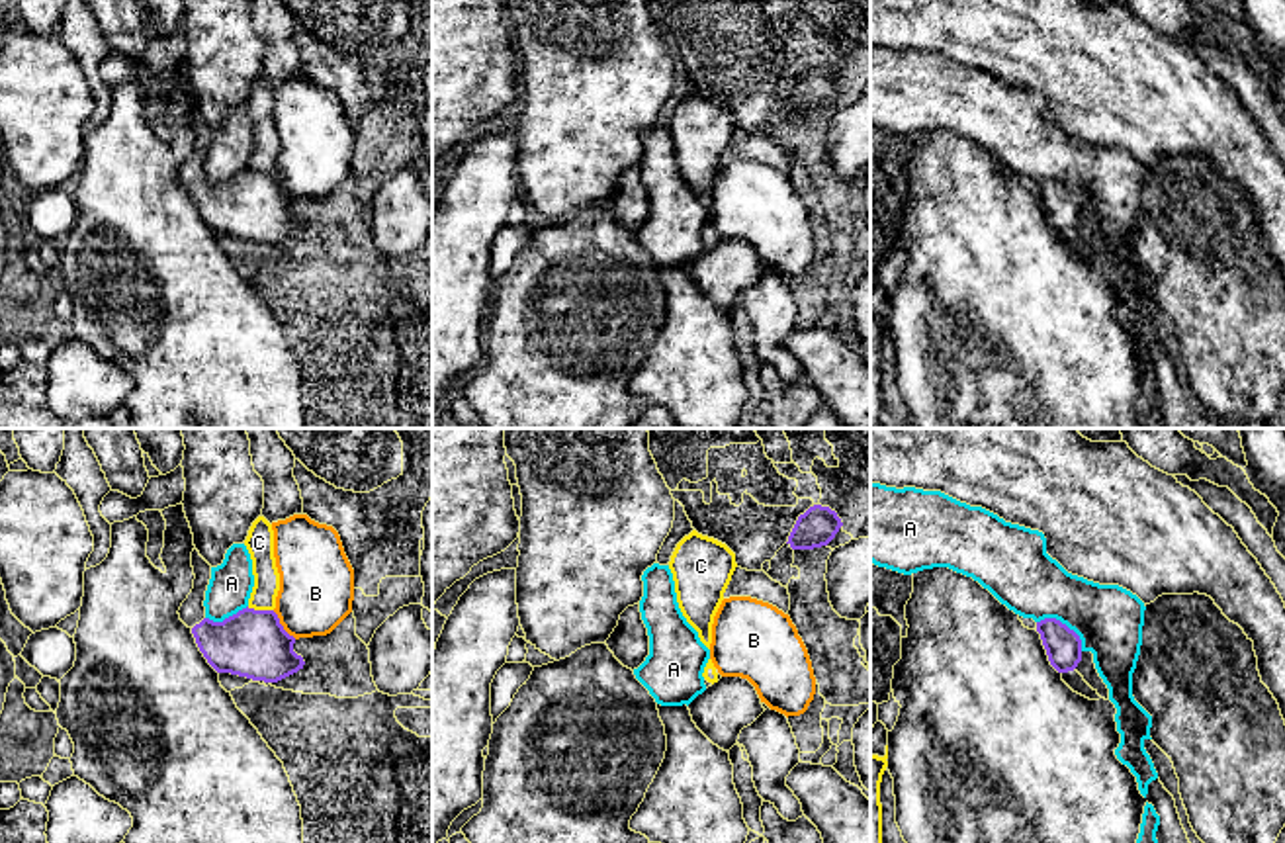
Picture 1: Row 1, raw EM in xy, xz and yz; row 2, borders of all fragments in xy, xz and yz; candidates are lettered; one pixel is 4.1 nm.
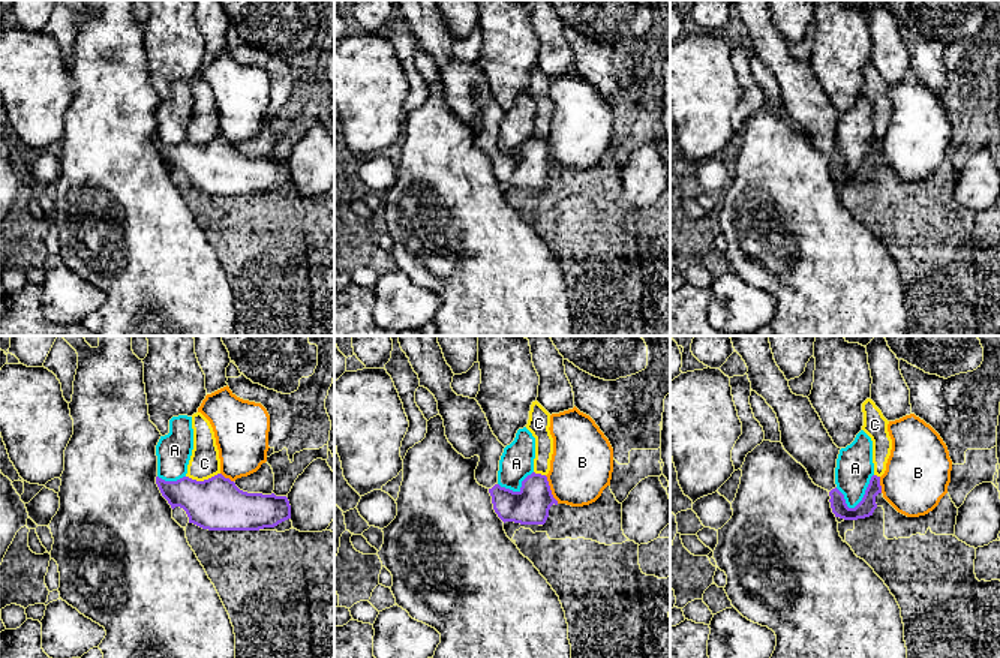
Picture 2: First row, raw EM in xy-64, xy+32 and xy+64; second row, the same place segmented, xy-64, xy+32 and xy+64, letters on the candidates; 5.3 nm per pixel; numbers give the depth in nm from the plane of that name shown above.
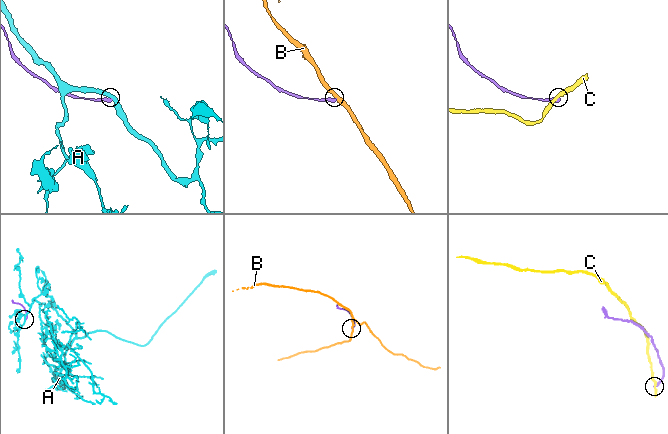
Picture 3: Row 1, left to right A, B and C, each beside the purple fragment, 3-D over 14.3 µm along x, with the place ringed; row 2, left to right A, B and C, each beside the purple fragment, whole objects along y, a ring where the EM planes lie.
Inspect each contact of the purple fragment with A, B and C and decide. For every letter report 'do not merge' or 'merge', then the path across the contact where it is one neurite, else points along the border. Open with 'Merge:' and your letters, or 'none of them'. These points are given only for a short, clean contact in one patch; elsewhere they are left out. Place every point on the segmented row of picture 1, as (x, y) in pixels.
Merge: none of them
A: do not merge; border along yz (1037, 621), (1059, 619), (1078, 636), (1082, 650)
B: do not merge; border along xy (272, 611), (280, 624), (296, 638)
C: do not merge; border along xy (247, 607), (272, 611)

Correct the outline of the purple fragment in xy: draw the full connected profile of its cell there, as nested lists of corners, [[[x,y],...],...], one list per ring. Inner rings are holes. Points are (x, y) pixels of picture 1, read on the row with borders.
[[[194,548],[194,589],[182,602],[180,620],[192,630],[196,643],[217,673],[231,673],[252,681],[278,683],[305,661],[293,651],[289,636],[274,610],[243,608],[223,622],[205,616],[205,591],[211,565]]]

